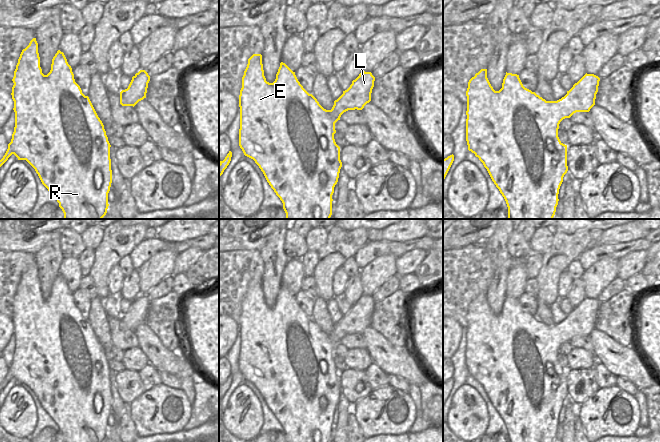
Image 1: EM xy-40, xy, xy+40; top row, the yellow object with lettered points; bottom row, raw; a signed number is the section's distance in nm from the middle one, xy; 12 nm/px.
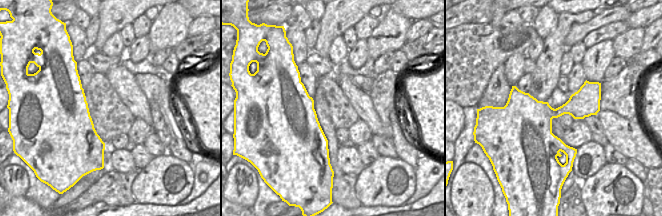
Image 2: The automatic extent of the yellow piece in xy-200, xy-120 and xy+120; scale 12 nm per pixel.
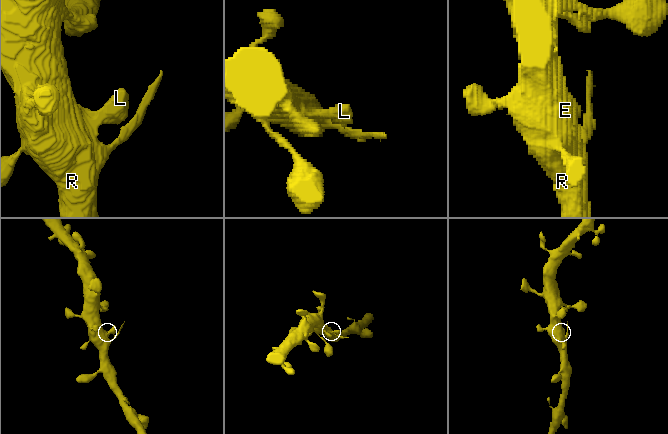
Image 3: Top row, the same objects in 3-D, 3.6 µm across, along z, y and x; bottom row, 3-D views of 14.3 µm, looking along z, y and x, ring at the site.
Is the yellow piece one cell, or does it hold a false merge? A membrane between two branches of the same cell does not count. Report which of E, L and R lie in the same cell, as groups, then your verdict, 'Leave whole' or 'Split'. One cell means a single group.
Groups: E L R. Leave whole

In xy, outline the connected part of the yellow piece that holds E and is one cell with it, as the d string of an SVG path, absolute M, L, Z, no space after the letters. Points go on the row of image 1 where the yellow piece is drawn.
M253 54L248 59L247 67L242 77L242 88L239 95L239 107L240 107L240 129L239 129L239 146L242 149L245 156L253 159L263 172L267 182L274 190L276 195L283 203L283 209L286 213L286 219L330 219L332 215L332 195L334 193L334 187L338 182L340 169L342 162L340 160L340 147L336 144L334 139L335 123L340 120L341 115L348 110L362 110L364 106L371 101L371 93L374 87L375 77L371 72L362 71L359 76L352 81L350 87L343 91L343 94L334 101L334 105L331 110L324 109L317 99L309 94L298 81L295 72L293 72L285 63L281 62L276 79L273 83L266 81L264 76L262 55Z

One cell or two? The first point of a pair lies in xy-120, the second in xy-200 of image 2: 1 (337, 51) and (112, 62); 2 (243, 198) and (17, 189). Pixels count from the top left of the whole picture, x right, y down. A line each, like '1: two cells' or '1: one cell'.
1: two cells
2: one cell

